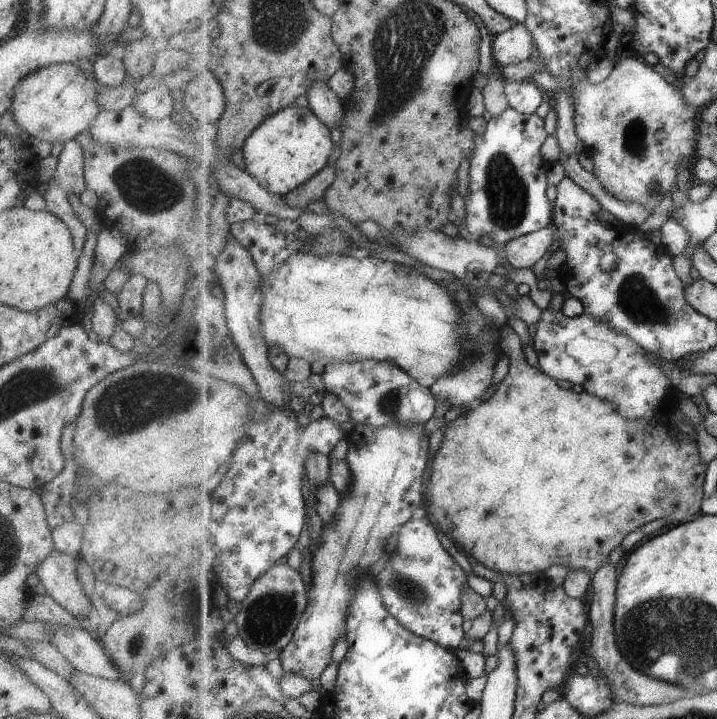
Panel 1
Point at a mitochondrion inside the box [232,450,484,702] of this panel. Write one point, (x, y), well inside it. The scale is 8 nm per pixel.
(272, 615)

